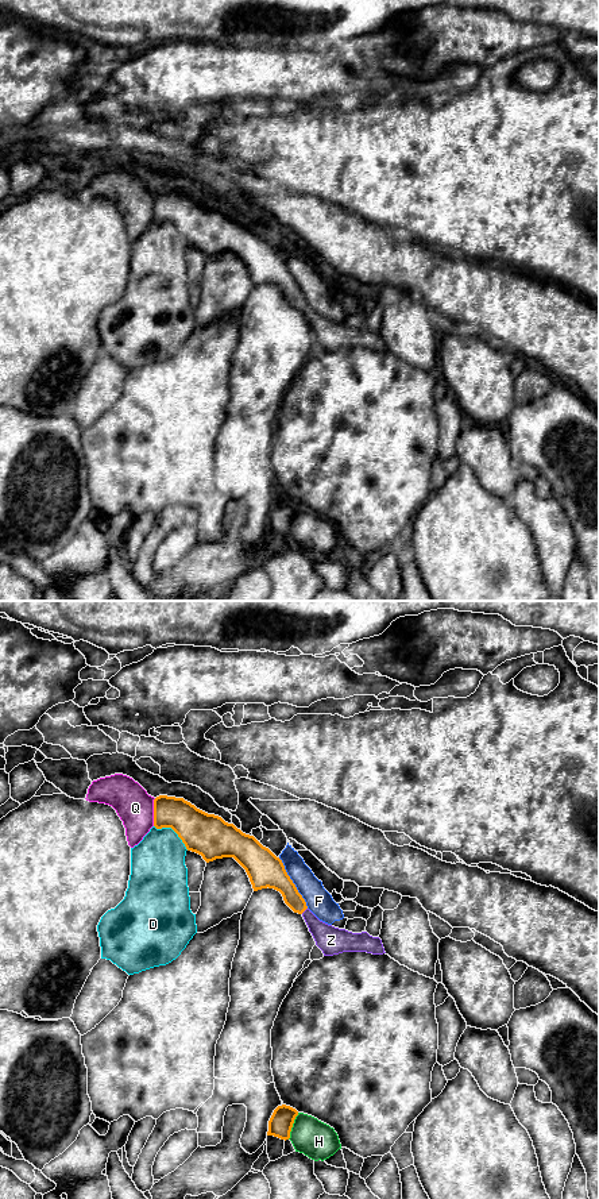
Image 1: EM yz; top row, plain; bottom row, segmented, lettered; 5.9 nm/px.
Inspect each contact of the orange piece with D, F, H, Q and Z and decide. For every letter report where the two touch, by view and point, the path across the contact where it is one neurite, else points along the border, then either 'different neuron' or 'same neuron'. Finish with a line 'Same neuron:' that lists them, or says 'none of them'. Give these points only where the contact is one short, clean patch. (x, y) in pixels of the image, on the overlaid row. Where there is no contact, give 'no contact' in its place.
D: yz (173, 829) | different neuron
F: yz (293, 883) | different neuron
H: yz (292, 1126) | different neuron
Q: yz (154, 812) | different neuron
Z: yz (304, 910) | across yz (277, 878), (304, 910), (331, 940) | same neuron
Same neuron: Z

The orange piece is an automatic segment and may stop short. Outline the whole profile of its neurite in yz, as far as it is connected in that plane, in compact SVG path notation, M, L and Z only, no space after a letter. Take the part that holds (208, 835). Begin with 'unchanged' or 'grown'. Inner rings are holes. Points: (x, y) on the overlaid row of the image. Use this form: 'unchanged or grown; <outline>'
grown; M159 795L154 799L154 826L171 828L186 849L201 855L206 863L233 857L246 870L254 891L267 887L279 891L285 903L304 917L324 956L343 952L386 953L379 937L367 932L352 933L320 921L308 909L282 860L254 836L221 817L208 814L183 798Z

